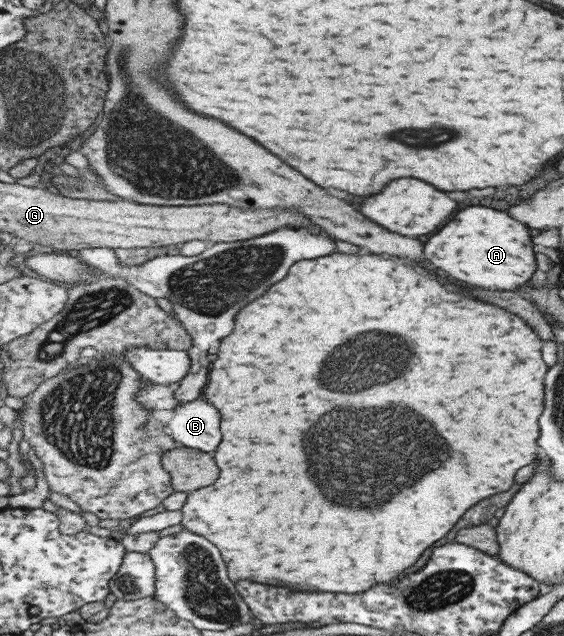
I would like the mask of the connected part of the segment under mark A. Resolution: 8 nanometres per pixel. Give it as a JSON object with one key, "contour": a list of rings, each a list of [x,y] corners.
{"contour":[[[467,207],[425,243],[427,259],[447,275],[485,289],[517,291],[535,271],[535,257],[525,225],[505,211]]]}

